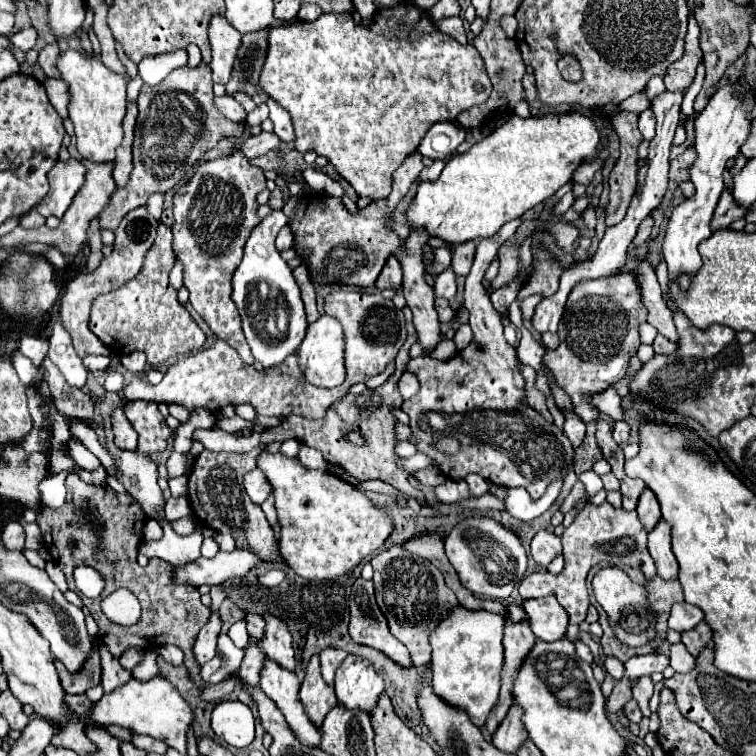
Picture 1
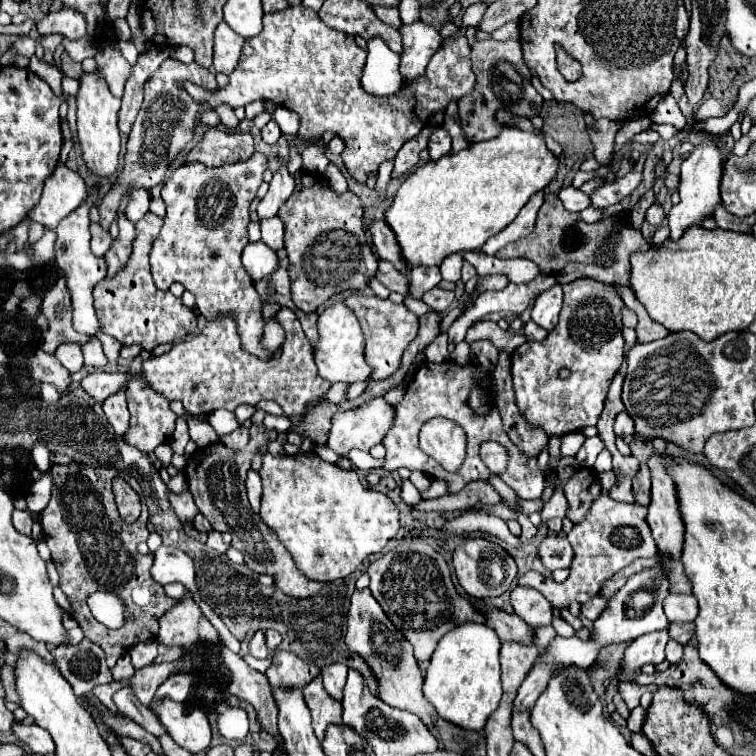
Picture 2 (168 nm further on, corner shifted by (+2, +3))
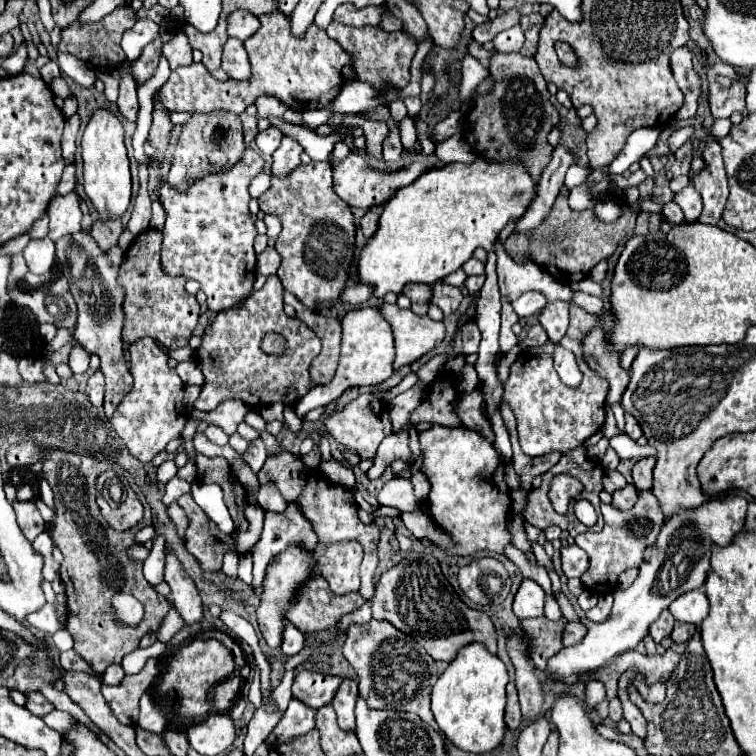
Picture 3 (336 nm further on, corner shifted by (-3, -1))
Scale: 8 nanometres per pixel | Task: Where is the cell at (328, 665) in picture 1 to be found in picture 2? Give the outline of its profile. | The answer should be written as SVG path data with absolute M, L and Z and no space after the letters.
M331 663L327 667L321 667L321 677L323 677L323 687L327 689L327 693L341 701L343 685L347 679L347 665L345 663Z

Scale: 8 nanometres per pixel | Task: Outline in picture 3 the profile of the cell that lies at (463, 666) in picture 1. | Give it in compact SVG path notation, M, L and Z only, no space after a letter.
M466 645L456 661L448 665L432 689L432 713L440 731L454 747L466 753L490 753L504 743L506 683L506 665L496 655L484 651L482 645Z

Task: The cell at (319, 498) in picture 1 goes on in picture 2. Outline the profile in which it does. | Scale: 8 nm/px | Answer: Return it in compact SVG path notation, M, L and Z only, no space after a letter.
M315 451L287 457L275 457L269 453L269 457L263 457L263 467L265 469L259 471L263 481L261 519L277 533L303 575L313 581L333 581L351 575L363 559L379 553L399 531L399 511L385 493L363 487L355 471L343 471L323 459L319 461Z

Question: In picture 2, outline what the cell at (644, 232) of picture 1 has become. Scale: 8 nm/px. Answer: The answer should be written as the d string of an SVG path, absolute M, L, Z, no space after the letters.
M653 203L649 209L647 209L647 215L645 215L645 221L651 223L651 225L661 225L665 219L665 213L663 213L663 207L659 207L657 203Z

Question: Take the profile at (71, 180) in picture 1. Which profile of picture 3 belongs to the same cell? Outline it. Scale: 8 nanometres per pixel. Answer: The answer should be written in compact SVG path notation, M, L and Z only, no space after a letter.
M72 191L64 197L54 197L48 207L50 217L50 233L48 237L52 241L58 241L64 235L72 235L80 231L80 219L82 211L78 207L78 195Z

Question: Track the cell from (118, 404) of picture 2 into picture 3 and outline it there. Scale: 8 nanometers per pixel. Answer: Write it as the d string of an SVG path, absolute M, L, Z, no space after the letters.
M82 231L62 237L56 243L56 259L60 263L62 275L70 281L70 293L78 305L78 321L74 327L74 337L80 343L80 347L100 357L100 371L106 377L104 411L106 417L112 417L122 397L132 389L132 375L128 371L122 349L124 289L118 285L118 269L122 265L124 251L120 247L112 247L108 253L100 253L100 249L92 245L88 233Z

